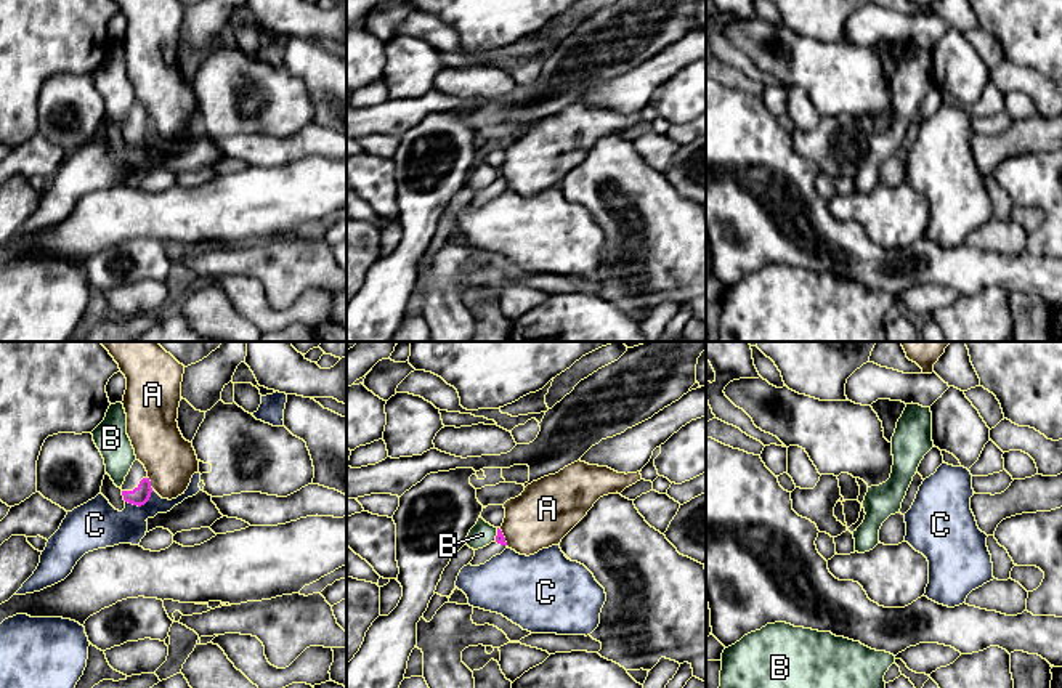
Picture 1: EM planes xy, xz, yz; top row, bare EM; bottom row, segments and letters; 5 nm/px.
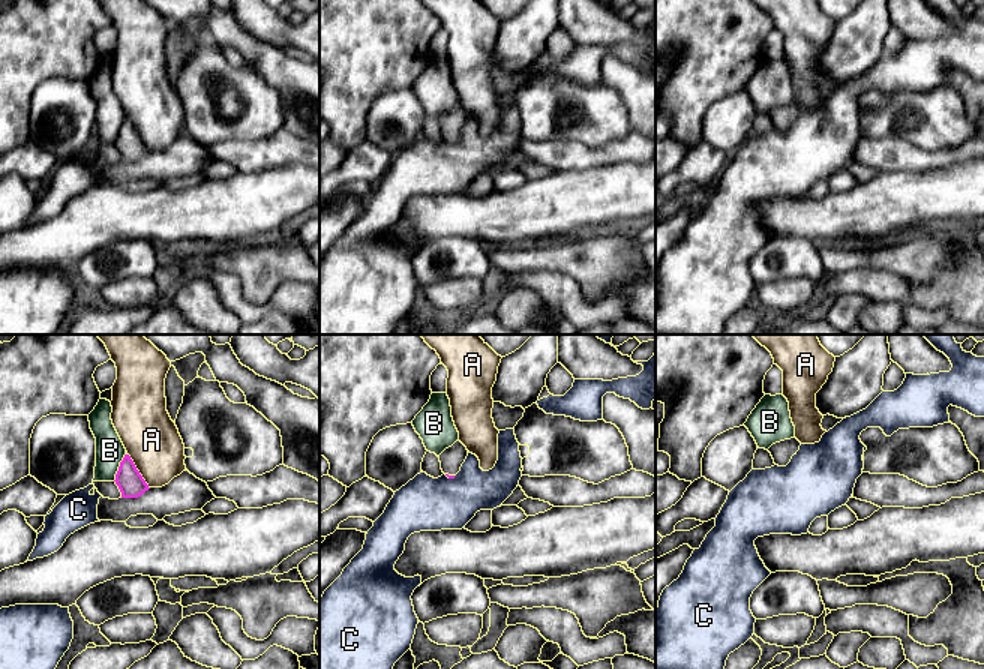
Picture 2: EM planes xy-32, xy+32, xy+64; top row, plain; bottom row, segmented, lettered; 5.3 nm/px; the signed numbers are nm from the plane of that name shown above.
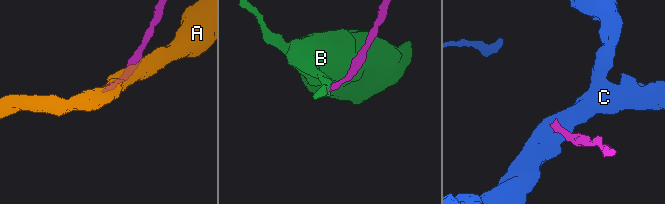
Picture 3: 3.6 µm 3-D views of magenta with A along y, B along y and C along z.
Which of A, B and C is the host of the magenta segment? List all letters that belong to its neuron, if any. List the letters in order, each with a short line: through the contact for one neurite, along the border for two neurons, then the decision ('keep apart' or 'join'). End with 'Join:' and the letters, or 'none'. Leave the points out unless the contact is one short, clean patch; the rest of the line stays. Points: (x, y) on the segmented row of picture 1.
A: keep apart
B: line xz (498, 528), (494, 539); keep apart
C: line xy (153, 489), (151, 496), (140, 505), (125, 502); keep apart
Join: none

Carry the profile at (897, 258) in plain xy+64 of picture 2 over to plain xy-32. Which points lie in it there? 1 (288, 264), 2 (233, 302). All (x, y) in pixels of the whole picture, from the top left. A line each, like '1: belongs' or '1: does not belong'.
1: belongs
2: does not belong

